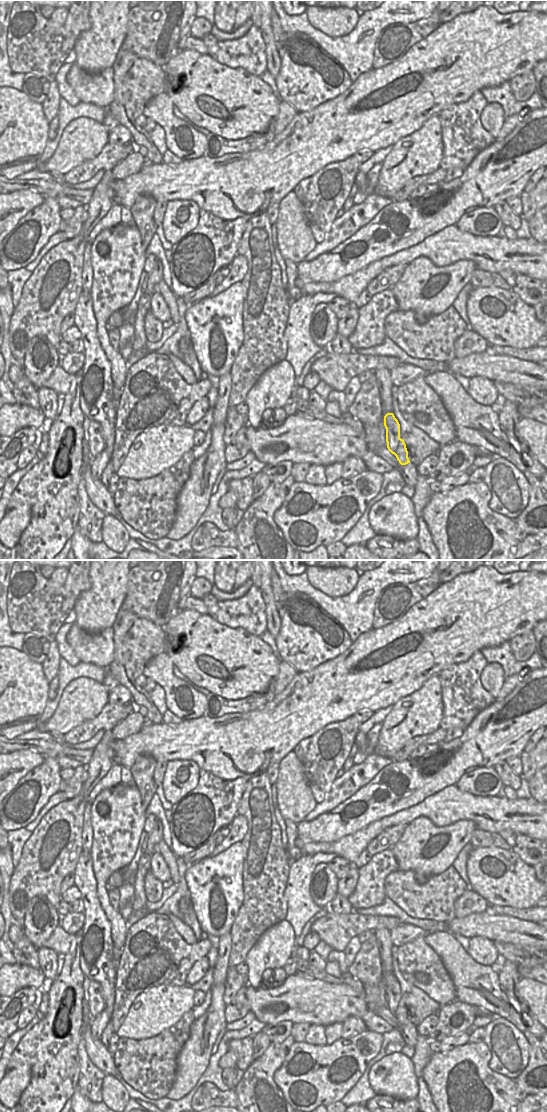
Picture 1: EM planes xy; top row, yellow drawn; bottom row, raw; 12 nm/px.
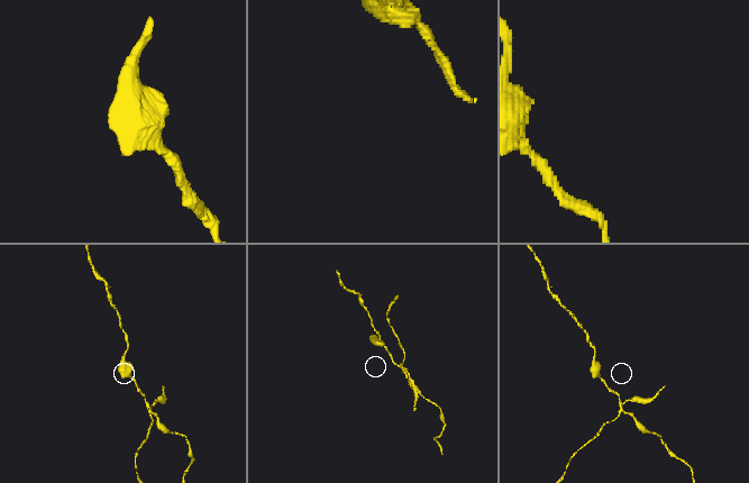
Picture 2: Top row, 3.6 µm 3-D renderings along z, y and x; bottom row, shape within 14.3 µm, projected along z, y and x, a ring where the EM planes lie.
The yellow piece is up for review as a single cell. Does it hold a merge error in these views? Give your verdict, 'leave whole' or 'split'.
split

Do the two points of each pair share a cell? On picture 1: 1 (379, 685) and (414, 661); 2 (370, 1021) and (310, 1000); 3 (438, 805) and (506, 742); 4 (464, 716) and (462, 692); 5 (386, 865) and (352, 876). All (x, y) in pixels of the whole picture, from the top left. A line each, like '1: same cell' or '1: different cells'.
1: same cell
2: different cells
3: different cells
4: same cell
5: different cells

